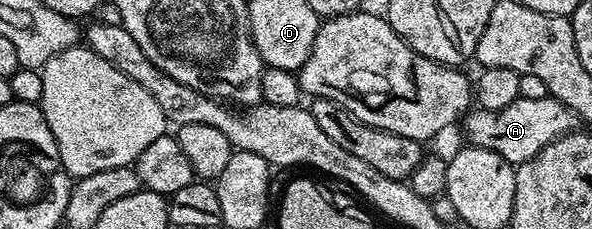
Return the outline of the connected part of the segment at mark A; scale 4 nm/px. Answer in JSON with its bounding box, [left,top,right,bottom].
[465,97,576,165]

